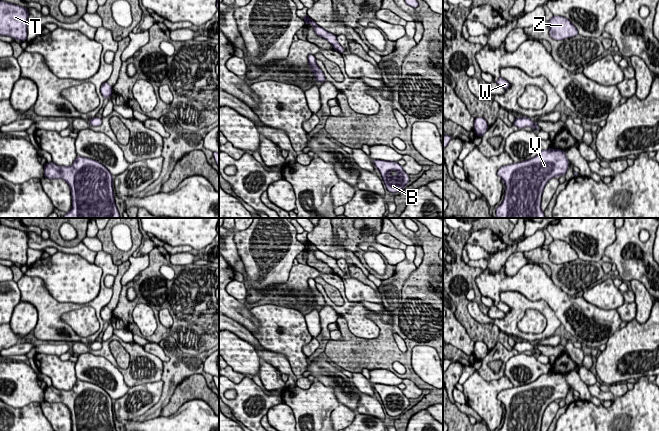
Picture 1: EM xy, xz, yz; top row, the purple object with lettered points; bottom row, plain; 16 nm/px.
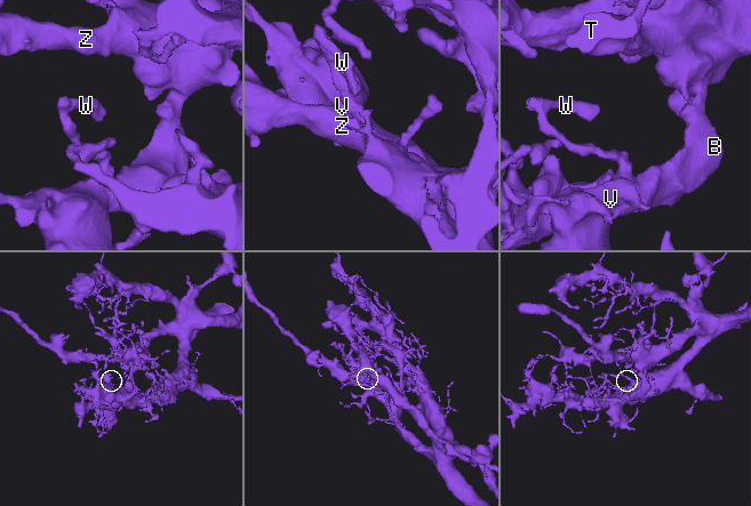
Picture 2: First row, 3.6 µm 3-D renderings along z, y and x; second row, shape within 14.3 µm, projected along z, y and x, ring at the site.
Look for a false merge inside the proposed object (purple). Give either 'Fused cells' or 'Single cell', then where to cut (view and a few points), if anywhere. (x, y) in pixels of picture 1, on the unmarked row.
Single cell. No split

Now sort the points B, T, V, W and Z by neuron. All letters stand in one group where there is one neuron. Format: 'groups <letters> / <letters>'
groups B T V W Z

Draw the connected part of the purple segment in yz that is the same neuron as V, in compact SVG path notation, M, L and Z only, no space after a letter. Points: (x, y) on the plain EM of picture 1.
M549 372L542 374L532 383L512 387L501 391L497 399L505 406L505 420L498 431L541 431L541 418L546 407L554 402L566 399L569 385L565 375Z

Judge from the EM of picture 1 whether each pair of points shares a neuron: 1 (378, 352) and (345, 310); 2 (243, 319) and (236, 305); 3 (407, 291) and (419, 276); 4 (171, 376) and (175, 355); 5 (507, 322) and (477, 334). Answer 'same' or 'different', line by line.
1: different
2: same
3: same
4: same
5: different

